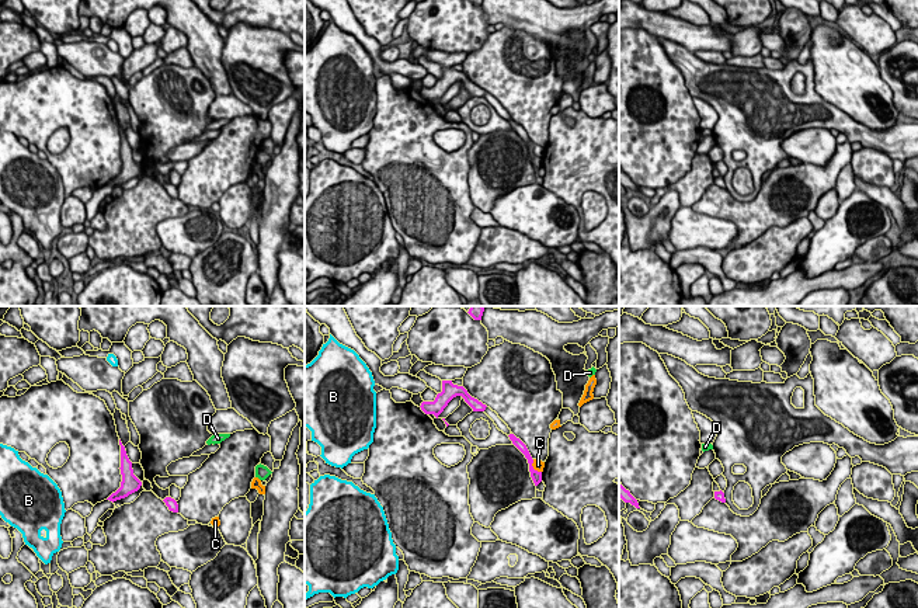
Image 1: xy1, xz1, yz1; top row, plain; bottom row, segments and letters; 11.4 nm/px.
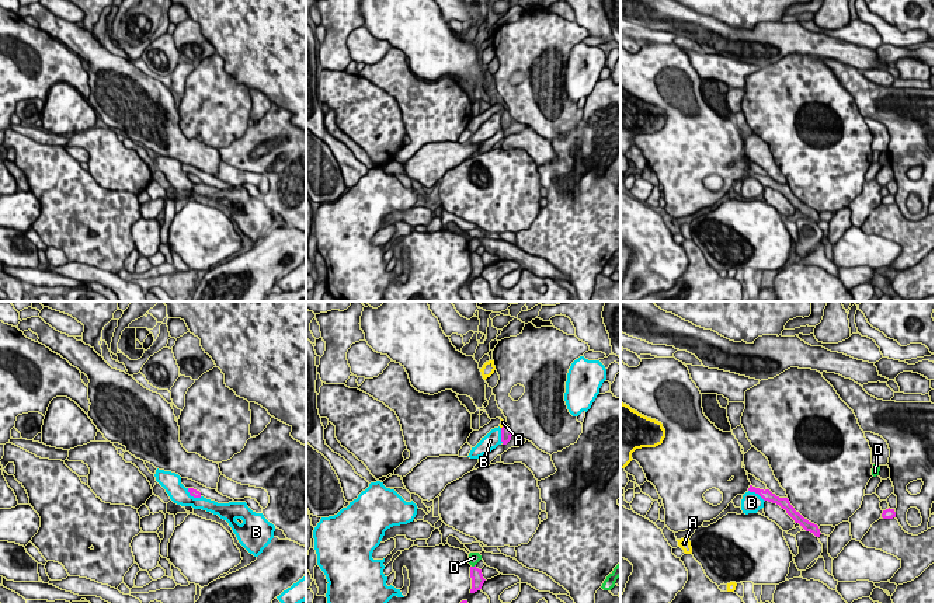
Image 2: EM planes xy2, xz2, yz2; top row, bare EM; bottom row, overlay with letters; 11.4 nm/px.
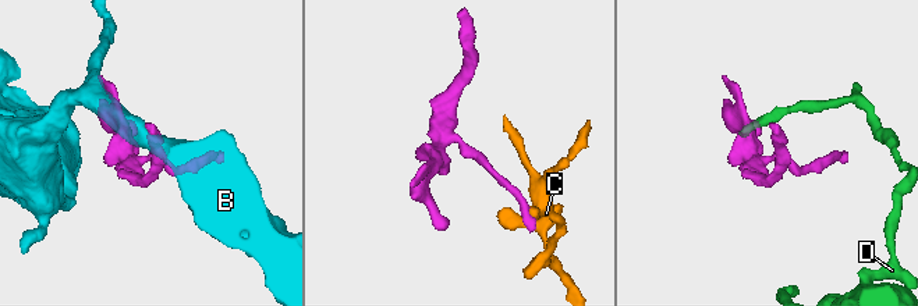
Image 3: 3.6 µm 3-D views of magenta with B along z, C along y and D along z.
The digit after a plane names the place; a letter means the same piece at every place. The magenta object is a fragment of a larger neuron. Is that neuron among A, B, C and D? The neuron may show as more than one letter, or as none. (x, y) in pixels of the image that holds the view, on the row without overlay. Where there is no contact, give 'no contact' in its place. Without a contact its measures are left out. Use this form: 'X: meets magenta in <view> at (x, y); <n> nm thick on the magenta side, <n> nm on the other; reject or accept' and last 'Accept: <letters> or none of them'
A: meets magenta in xz2 at (503, 112); 130 nm thick on the magenta side, 50 nm on the other; accept
B: meets magenta in yz2 at (757, 178); 130 nm thick on the magenta side, 240 nm on the other; reject
C: meets magenta in xz1 at (532, 153); 130 nm thick on the magenta side, 130 nm on the other; reject
D: meets magenta in xz2 at (475, 251); 140 nm thick on the magenta side, 130 nm on the other; reject
Accept: A

